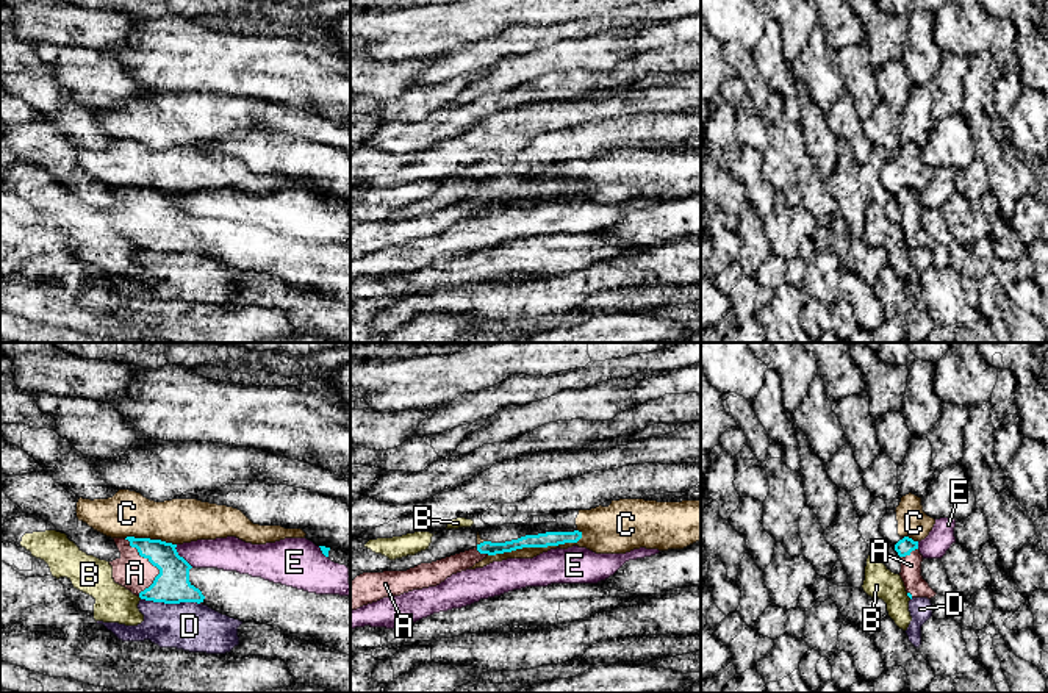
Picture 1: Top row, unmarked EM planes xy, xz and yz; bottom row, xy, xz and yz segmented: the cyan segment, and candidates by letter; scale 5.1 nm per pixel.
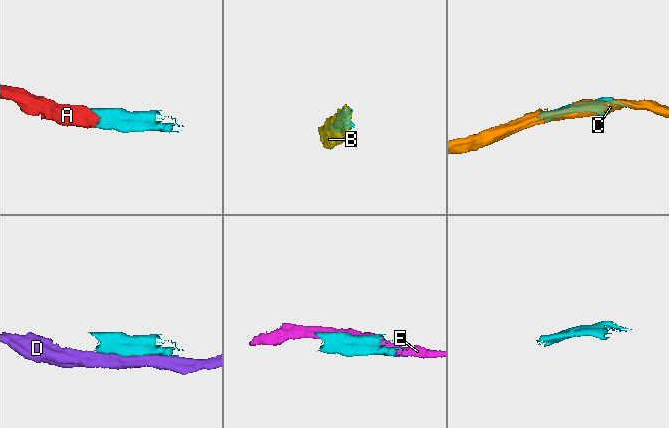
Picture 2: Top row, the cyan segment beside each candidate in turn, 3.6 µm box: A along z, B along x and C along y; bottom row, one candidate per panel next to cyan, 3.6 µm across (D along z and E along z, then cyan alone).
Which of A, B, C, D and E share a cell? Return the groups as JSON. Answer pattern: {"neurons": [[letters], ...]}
{"neurons": [["A"], ["B"], ["C"], ["D"], ["E"]]}

